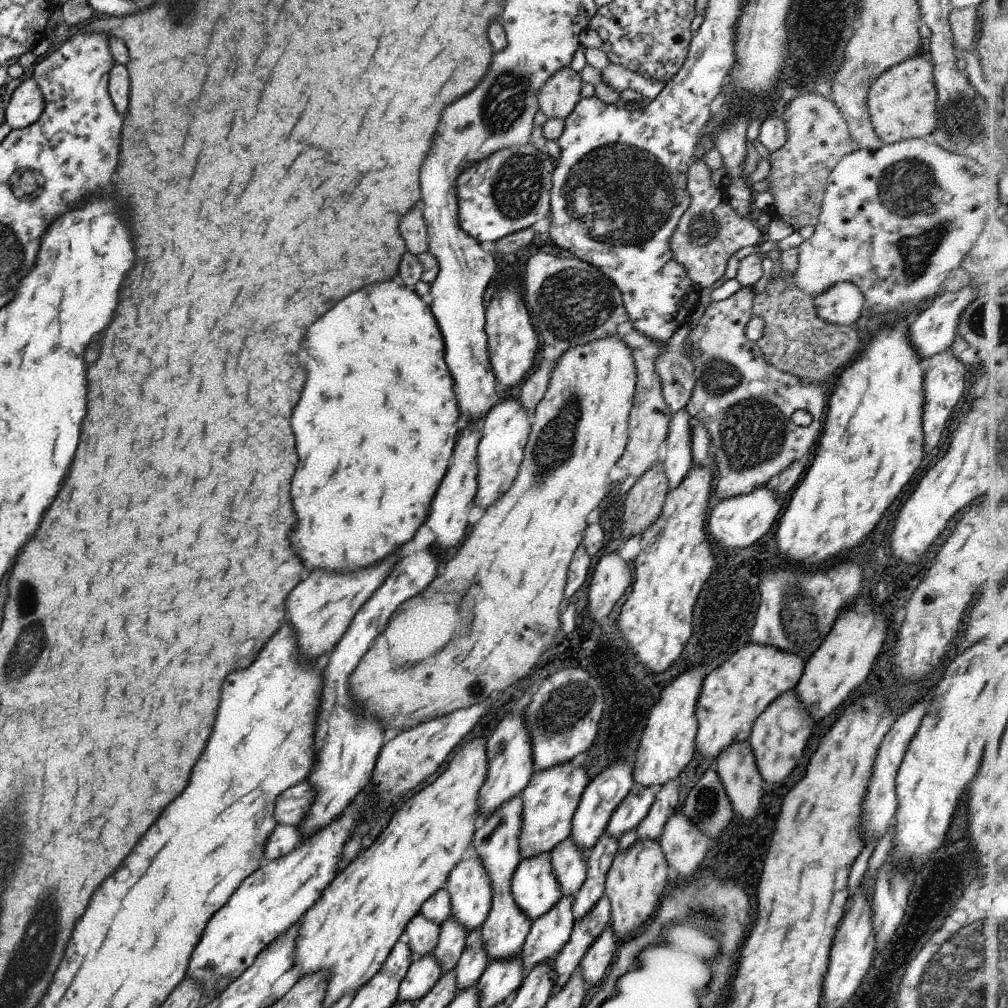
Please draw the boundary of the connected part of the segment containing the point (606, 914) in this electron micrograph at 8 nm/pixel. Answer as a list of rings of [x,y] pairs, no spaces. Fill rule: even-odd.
[[[603,894],[601,898],[581,918],[574,919],[567,942],[555,954],[551,966],[556,977],[551,992],[563,986],[571,976],[573,969],[580,963],[589,945],[599,936],[602,928],[610,920],[610,904]]]

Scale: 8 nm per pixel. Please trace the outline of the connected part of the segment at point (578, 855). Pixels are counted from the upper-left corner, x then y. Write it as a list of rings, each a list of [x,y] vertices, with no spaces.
[[[571,837],[558,842],[549,853],[560,893],[573,896],[585,878],[586,853],[572,843]]]

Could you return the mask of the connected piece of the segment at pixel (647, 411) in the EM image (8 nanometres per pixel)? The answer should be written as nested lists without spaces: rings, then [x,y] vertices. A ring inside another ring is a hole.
[[[632,329],[623,335],[622,341],[628,346],[636,368],[634,397],[628,414],[627,440],[616,466],[627,470],[628,475],[639,476],[646,468],[657,461],[657,448],[666,439],[670,408],[663,400],[661,383],[654,369],[656,358],[664,351],[665,344],[648,339],[638,330]]]

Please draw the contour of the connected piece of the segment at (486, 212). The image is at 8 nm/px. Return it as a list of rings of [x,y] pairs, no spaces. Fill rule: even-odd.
[[[530,142],[524,145],[513,145],[499,149],[485,159],[478,160],[464,167],[464,171],[456,178],[456,205],[458,223],[463,232],[466,232],[478,243],[495,242],[511,233],[526,229],[541,220],[550,212],[551,177],[555,161],[547,154],[537,150]]]

